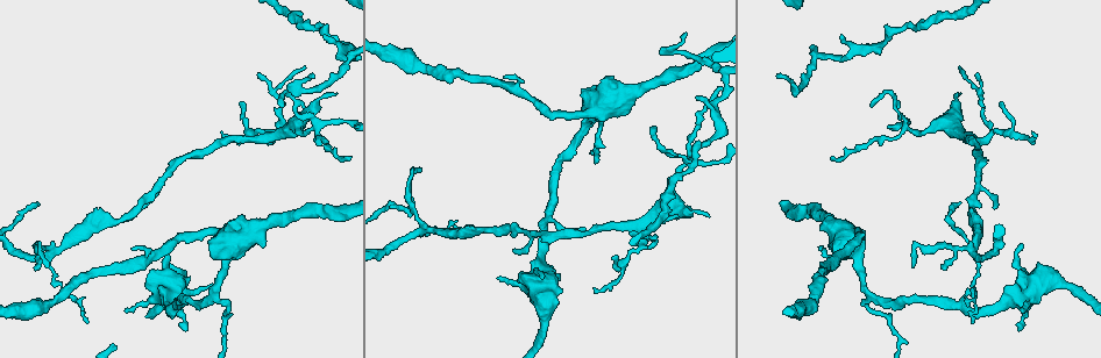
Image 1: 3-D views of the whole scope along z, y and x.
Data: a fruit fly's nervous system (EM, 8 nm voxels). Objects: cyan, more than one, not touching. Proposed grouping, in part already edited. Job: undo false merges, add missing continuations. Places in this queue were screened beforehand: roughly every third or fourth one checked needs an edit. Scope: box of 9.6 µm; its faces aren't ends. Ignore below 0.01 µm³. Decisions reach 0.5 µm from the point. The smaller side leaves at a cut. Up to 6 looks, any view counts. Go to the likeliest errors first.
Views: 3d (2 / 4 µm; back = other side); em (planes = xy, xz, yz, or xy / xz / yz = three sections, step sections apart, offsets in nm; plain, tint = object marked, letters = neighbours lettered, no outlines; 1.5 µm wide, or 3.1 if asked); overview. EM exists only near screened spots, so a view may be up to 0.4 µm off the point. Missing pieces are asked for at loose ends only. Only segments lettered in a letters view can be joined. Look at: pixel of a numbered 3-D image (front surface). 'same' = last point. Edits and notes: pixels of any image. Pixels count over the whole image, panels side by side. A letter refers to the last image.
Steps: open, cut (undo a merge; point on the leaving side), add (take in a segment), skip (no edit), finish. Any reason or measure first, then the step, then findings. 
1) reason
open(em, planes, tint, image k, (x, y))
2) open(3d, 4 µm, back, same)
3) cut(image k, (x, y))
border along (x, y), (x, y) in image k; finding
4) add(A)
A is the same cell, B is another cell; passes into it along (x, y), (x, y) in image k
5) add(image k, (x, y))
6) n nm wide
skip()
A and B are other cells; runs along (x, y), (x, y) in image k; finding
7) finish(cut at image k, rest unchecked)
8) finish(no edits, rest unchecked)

branch stops here
open(em, planes, tint, image 1, (957, 96))

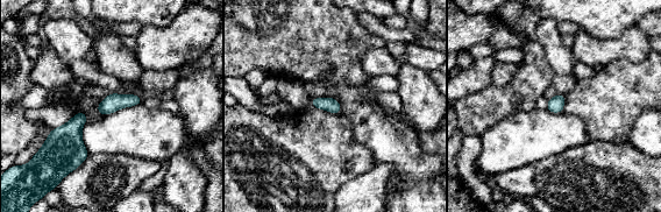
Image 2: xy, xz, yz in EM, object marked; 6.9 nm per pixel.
see the neighbours
open(em, planes, letters, same)

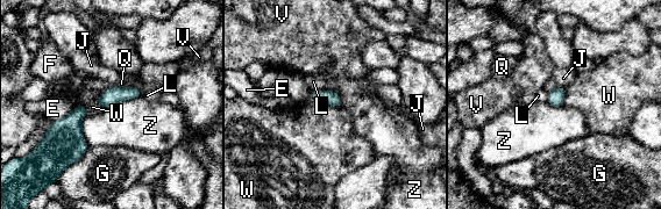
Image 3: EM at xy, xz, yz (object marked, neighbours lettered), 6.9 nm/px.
100 nm wide
skip()
E, F, G, J, L, Q, V, W and Z are other cells; border along (140, 96), (120, 100), (104, 108) in image 3; none of them fits

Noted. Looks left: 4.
thin end
open(em, planes, letters, image 1, (325, 37))

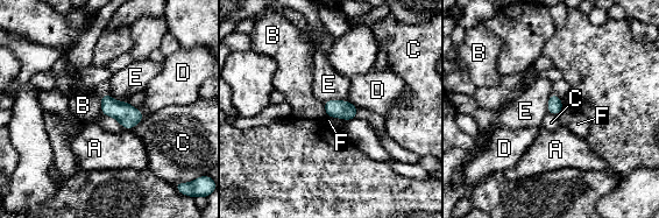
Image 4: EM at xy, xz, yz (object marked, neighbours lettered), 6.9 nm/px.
100 nm wide
skip()
A, B, C, D, E and F are other cells; no lettered segment goes on from it

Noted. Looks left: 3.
branch stops here
open(em, planes, letters, image 1, (778, 75))

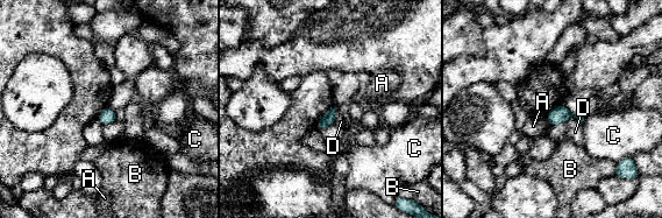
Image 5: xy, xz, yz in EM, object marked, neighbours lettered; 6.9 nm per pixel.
90 nm wide; D touches over 120 nm
skip()
A, B, C and D are other cells; none of them fits

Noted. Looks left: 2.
finish(no edits, rest unchecked)

